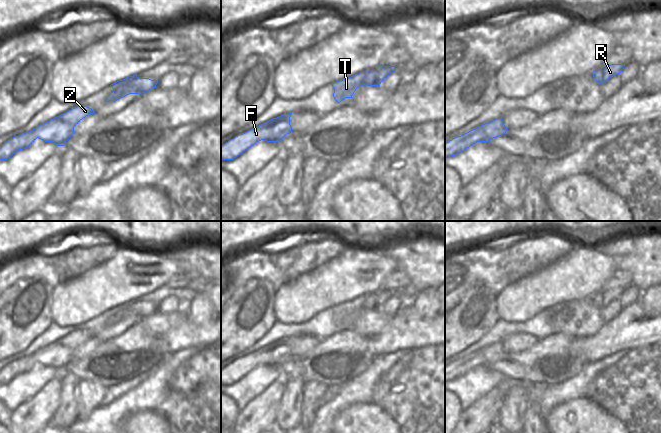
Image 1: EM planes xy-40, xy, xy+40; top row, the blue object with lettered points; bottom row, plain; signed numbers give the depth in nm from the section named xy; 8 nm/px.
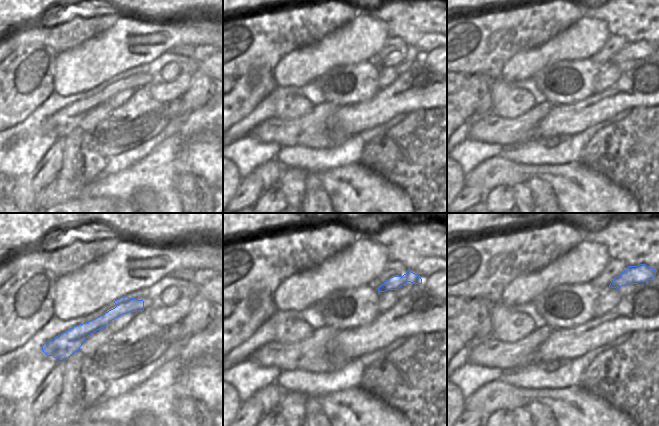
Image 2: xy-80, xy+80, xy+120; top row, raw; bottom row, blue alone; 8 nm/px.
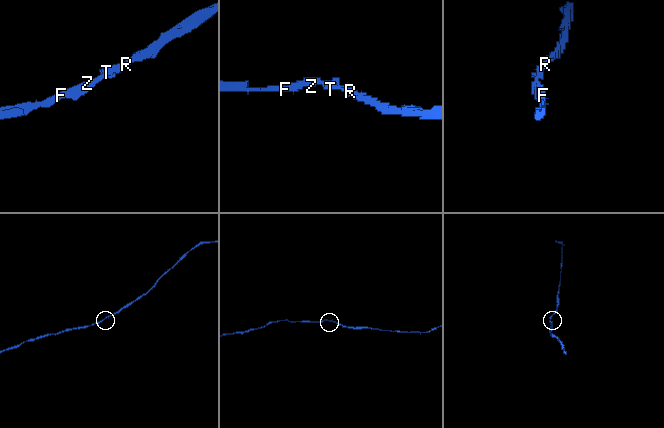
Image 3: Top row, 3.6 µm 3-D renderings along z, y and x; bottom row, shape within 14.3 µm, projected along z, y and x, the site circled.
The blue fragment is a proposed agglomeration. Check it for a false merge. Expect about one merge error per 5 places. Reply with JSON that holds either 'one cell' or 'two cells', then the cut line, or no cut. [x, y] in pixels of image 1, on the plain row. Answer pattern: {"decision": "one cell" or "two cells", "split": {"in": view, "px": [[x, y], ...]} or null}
{"decision": "one cell", "split": null}

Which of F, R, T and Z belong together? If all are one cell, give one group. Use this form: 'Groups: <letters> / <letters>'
Groups: F R T Z

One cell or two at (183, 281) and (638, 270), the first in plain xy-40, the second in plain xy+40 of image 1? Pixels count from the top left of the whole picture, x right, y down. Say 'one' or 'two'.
two

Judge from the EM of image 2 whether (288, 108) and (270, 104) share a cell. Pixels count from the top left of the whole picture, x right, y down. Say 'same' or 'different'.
different

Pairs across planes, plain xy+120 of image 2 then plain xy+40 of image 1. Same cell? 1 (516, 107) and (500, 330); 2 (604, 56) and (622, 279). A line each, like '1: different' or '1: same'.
1: different
2: same

